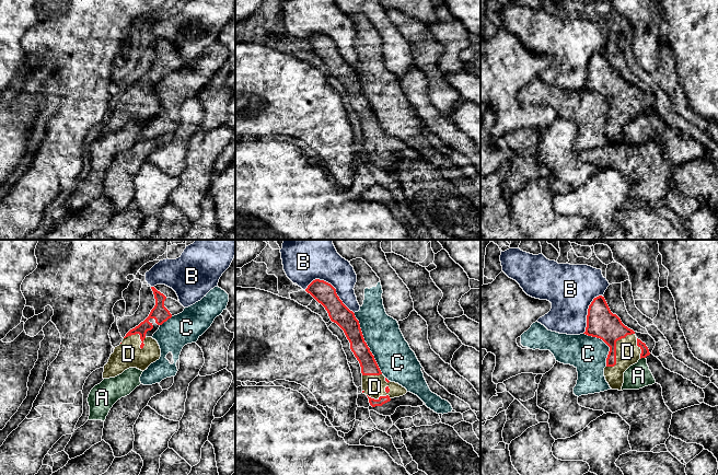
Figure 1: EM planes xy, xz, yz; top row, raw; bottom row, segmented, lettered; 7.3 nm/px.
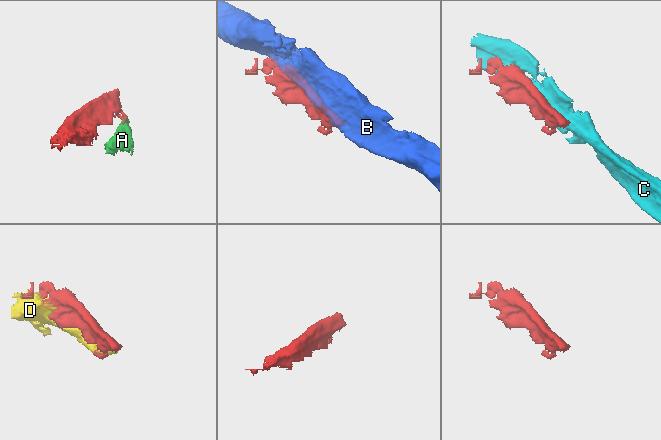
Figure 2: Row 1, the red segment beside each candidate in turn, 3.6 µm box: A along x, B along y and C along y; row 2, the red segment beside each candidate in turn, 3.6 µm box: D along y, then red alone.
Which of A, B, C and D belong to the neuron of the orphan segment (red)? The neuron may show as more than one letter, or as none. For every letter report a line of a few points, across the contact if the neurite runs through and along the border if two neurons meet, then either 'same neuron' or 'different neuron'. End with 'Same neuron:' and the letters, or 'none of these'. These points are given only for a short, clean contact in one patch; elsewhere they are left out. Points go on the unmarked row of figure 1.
A: line yz (645, 112), (640, 114); different neuron
B: different neuron
C: different neuron
D: same neuron
Same neuron: D

